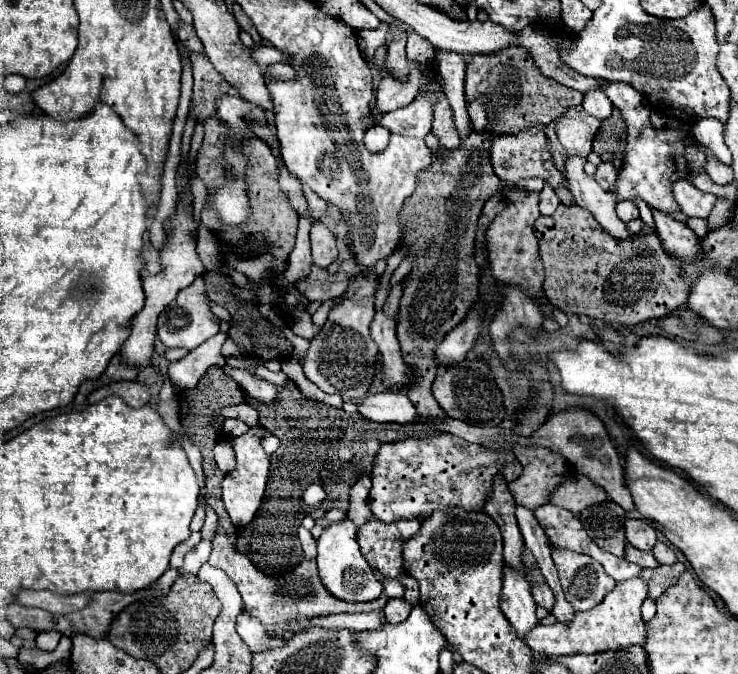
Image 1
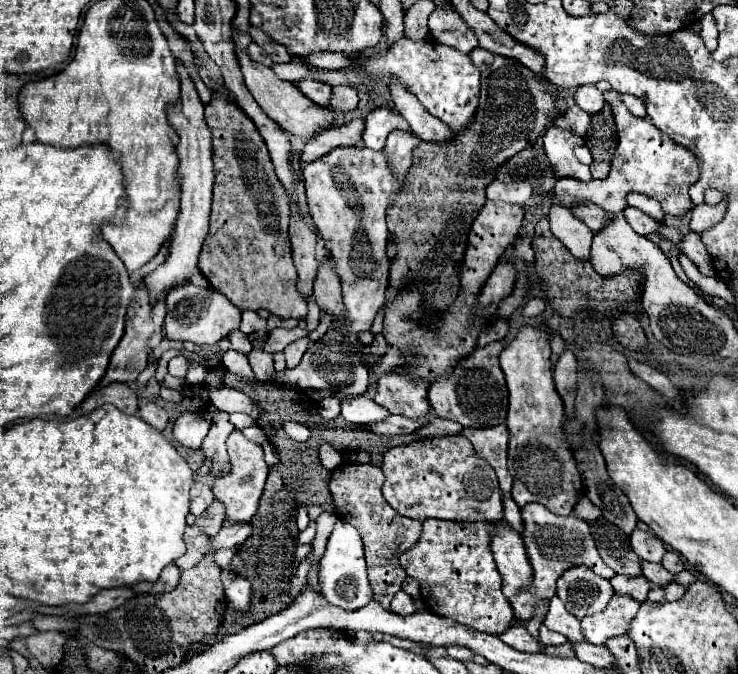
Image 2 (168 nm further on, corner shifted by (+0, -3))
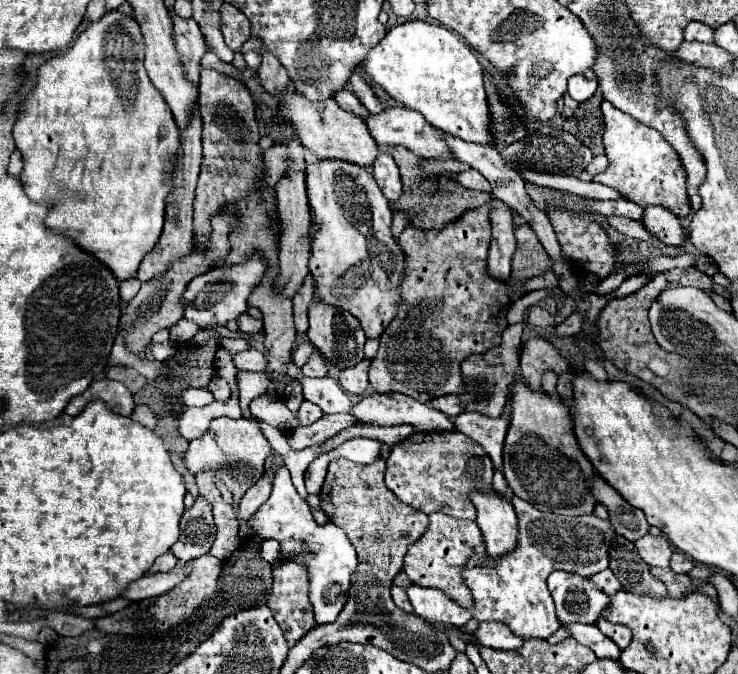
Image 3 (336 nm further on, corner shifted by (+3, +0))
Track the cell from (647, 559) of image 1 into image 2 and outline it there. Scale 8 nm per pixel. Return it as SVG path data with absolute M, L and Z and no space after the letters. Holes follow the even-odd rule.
M643 561L641 569L643 569L643 575L649 581L653 581L655 585L659 585L659 587L669 585L673 581L673 575L669 571L665 571L665 567L661 563L647 563L647 561Z

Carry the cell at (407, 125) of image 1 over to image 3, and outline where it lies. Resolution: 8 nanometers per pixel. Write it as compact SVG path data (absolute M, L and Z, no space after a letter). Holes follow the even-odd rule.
M382 152L376 158L376 162L372 166L372 174L374 174L382 194L388 198L388 202L396 202L396 198L400 198L400 194L402 194L402 182L400 182L398 166L388 152Z

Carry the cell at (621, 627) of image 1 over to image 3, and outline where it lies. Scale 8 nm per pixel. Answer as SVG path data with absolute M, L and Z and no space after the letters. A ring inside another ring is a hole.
M480 622L474 630L476 638L480 638L480 646L496 648L496 650L516 650L524 640L510 632L508 626L500 622Z

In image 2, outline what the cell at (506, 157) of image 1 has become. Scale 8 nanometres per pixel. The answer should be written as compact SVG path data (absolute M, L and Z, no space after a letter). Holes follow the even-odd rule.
M573 205L569 211L573 213L573 217L583 221L591 231L599 231L609 219L609 213L599 209L599 205Z

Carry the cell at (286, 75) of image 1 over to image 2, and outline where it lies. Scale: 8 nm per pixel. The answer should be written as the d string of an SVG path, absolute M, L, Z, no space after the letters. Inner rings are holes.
M301 79L295 83L295 87L299 87L303 95L309 97L317 105L327 105L327 101L329 101L331 87L325 83L313 81L313 79Z

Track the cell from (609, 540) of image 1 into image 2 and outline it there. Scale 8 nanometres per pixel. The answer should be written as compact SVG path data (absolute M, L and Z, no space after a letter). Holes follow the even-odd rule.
M599 519L589 523L601 559L621 575L641 575L641 559L633 553L629 537L615 523Z

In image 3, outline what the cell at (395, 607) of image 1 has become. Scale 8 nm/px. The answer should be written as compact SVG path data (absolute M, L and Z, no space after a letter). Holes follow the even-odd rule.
M392 586L392 600L394 600L394 604L396 604L398 608L402 608L402 610L406 610L406 612L412 612L412 604L410 604L408 594L406 594L404 588Z

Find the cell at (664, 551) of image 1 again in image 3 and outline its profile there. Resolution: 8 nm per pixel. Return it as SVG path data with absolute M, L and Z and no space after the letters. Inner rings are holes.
M674 552L670 560L670 568L678 574L688 574L694 568L694 562L688 556L684 556L682 552Z

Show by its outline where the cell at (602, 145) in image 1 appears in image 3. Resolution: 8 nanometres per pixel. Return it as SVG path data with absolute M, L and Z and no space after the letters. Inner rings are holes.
M598 88L588 102L582 102L576 112L566 118L564 130L582 140L594 154L604 154L604 144L602 144L602 132L604 132L604 122L602 122L602 112L600 112L600 102L602 102L602 90Z

